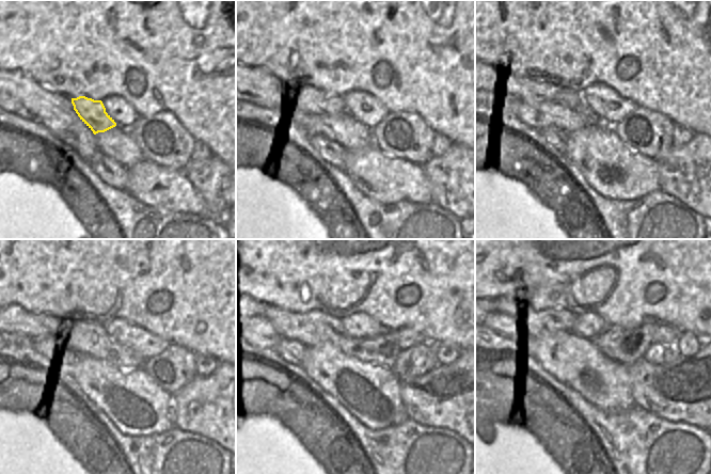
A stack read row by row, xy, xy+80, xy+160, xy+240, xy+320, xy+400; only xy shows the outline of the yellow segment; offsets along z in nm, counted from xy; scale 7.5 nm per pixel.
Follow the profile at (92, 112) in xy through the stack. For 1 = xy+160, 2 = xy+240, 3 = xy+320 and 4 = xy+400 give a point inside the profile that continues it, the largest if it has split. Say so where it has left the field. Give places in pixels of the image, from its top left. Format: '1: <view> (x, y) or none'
1: xy+160 (539, 91)
2: xy+240 (18, 319)
3: xy+320 (259, 325)
4: xy+400 (499, 322)

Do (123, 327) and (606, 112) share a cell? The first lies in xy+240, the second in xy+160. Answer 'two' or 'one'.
one

